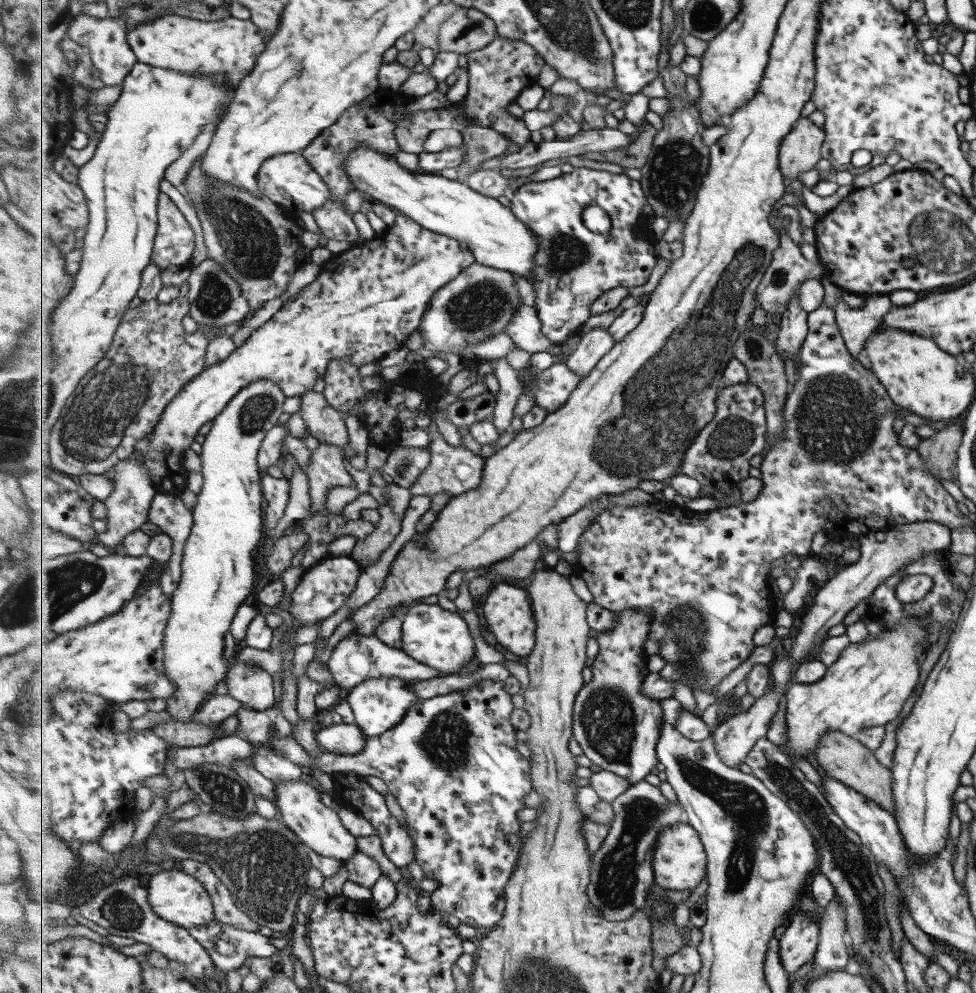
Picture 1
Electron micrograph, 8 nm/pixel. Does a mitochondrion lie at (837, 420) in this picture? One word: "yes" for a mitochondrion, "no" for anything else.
yes

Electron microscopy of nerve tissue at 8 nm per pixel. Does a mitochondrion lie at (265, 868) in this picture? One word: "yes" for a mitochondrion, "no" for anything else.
yes

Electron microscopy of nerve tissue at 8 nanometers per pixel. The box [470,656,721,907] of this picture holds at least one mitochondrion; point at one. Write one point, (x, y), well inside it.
(608, 717)

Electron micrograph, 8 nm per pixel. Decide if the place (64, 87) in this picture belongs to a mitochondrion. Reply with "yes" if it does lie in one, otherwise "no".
no

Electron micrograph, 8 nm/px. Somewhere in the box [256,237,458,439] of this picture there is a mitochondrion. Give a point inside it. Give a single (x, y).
(409, 256)

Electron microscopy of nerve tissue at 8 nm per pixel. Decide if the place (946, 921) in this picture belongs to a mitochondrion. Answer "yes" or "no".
no

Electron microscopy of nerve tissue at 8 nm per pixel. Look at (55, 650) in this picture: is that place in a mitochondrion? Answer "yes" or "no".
no

